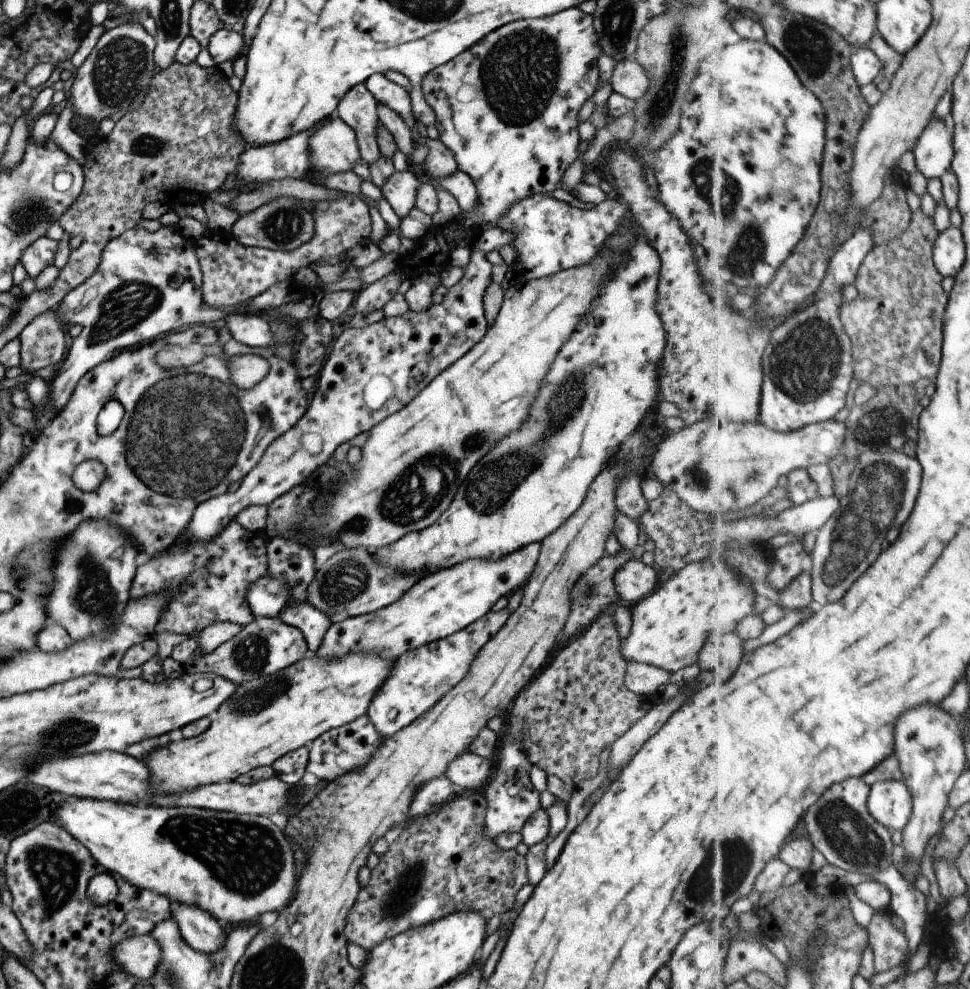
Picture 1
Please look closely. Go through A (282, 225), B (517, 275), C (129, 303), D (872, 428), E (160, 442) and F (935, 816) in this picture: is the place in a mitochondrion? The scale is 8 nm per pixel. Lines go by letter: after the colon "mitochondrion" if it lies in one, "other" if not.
A: mitochondrion
B: other
C: mitochondrion
D: mitochondrion
E: mitochondrion
F: other

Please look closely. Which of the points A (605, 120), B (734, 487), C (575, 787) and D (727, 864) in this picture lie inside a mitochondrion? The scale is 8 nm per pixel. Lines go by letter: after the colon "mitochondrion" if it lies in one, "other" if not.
A: other
B: mitochondrion
C: other
D: mitochondrion

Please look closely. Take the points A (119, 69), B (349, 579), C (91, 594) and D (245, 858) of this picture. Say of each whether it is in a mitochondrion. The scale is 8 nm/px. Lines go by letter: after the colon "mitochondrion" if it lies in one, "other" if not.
A: mitochondrion
B: mitochondrion
C: mitochondrion
D: mitochondrion

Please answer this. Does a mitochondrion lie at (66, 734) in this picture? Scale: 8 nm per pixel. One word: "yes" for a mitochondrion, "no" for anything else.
yes

